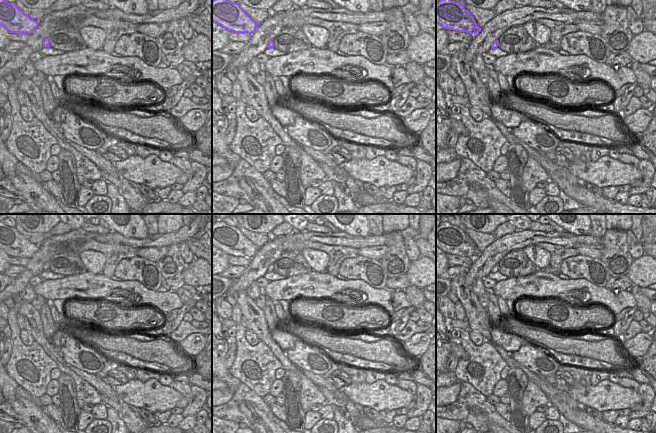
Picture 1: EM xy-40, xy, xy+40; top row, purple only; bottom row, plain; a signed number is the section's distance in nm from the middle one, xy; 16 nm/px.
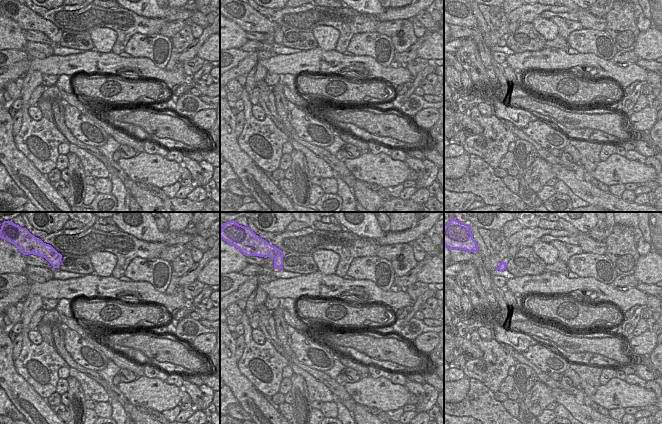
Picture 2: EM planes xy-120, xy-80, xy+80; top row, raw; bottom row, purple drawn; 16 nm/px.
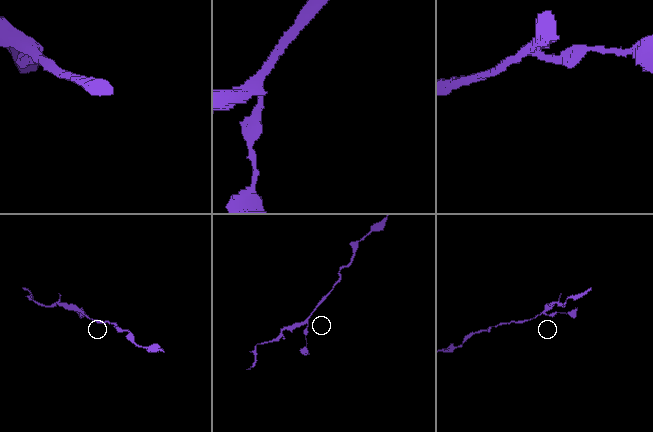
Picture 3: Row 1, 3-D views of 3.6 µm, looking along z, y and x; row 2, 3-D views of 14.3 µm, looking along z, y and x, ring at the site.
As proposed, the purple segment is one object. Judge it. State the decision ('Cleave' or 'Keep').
Keep.

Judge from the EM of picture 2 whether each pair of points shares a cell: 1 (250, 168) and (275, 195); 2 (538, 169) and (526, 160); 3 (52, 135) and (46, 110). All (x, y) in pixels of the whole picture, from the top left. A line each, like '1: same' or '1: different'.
1: same
2: different
3: different

